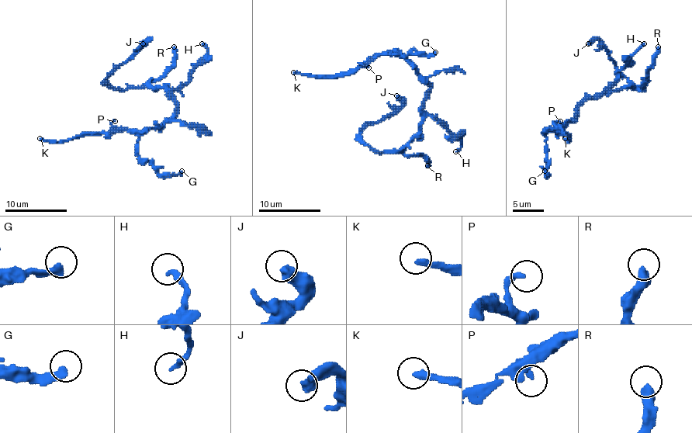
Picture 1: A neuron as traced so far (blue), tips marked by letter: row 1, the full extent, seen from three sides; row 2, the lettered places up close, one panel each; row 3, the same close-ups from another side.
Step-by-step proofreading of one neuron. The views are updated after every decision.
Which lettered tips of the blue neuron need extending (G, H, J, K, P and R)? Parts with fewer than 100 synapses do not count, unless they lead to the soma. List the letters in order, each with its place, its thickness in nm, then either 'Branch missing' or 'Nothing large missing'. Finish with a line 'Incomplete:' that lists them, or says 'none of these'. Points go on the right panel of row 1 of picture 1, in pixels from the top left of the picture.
G: Place: (544, 171). Thickness 340 nm. Nothing large missing
H: Place: (644, 43). Thickness 260 nm. Nothing large missing
J: Place: (588, 43). Thickness 480 nm. Nothing large missing
K: Place: (565, 138). Thickness 280 nm. Branch missing
P: Place: (560, 121). Thickness 240 nm. Nothing large missing
R: Place: (658, 46). Thickness 440 nm. Nothing large missing
Incomplete: K

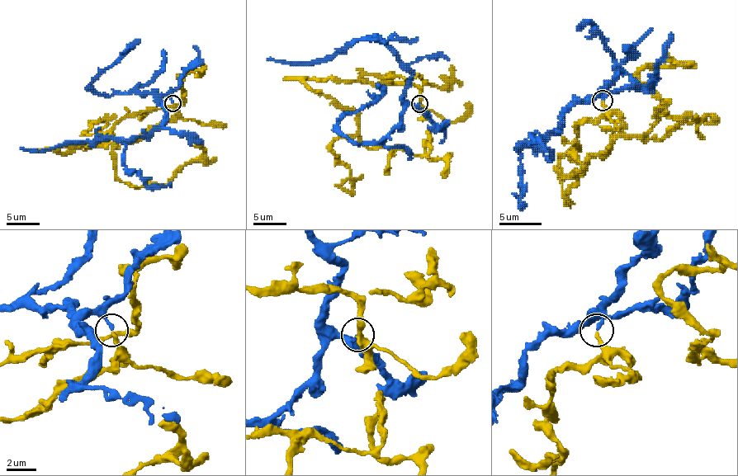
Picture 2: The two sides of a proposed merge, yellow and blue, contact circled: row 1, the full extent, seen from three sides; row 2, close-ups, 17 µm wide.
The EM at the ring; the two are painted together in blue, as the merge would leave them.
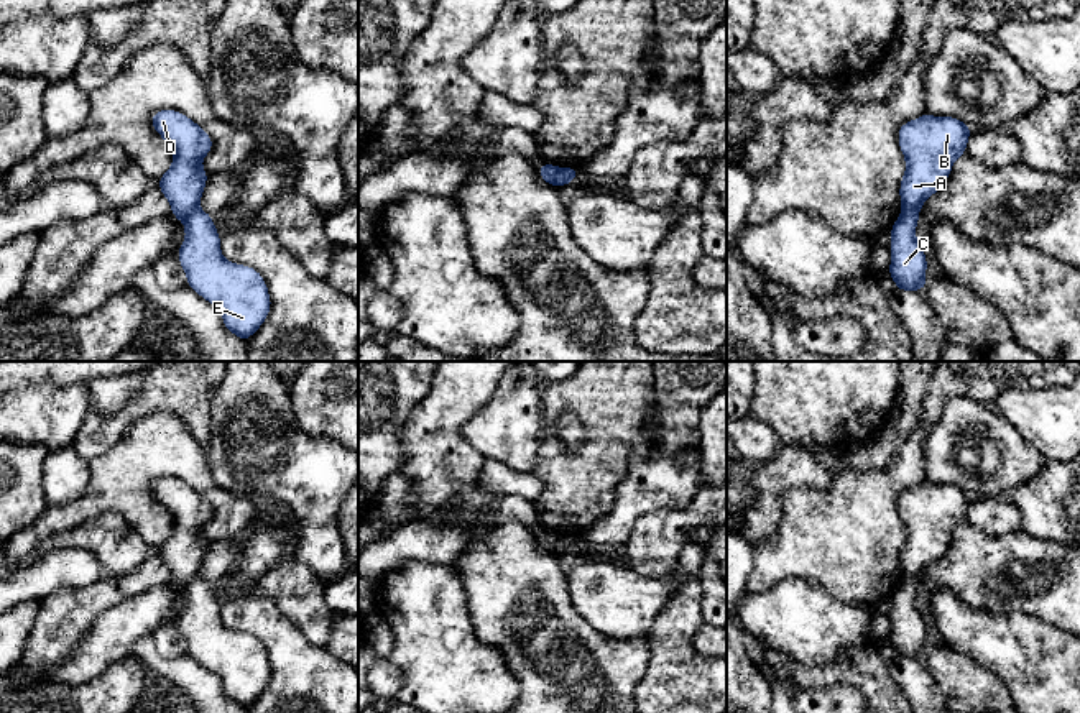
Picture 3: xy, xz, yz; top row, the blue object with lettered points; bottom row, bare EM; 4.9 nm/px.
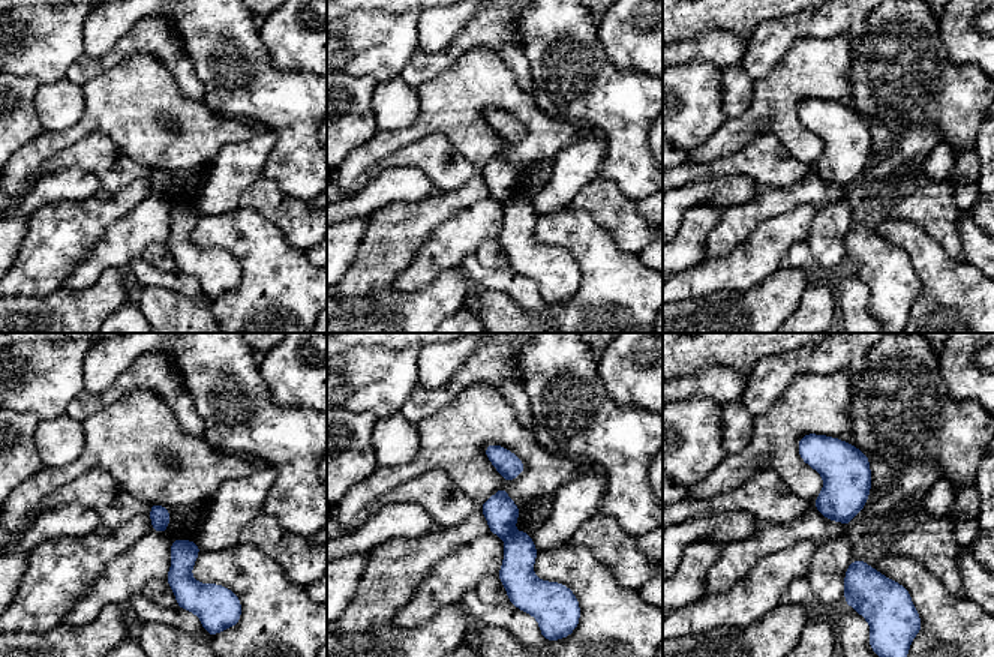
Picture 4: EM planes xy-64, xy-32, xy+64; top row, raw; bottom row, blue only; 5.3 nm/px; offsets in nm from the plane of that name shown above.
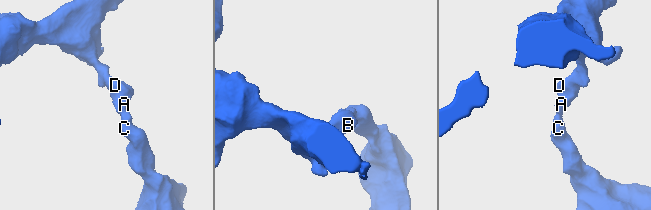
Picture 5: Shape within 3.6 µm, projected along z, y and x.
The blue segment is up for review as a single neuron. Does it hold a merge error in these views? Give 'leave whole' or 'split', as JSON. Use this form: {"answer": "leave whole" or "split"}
{"answer": "split"}

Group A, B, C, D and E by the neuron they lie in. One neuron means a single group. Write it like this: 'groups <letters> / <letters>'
groups A B D / C E

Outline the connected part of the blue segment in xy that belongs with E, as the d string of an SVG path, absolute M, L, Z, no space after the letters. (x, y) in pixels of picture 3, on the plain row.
M197 577L182 591L186 606L178 618L178 628L187 654L219 675L228 700L248 708L271 677L266 649L255 636L224 626L210 582Z

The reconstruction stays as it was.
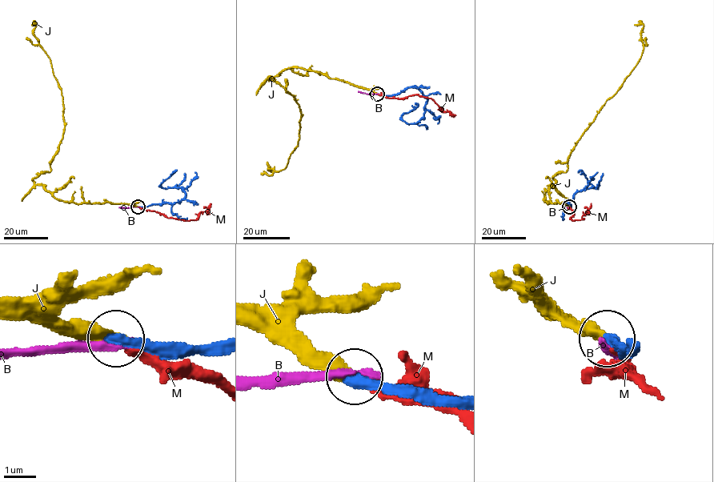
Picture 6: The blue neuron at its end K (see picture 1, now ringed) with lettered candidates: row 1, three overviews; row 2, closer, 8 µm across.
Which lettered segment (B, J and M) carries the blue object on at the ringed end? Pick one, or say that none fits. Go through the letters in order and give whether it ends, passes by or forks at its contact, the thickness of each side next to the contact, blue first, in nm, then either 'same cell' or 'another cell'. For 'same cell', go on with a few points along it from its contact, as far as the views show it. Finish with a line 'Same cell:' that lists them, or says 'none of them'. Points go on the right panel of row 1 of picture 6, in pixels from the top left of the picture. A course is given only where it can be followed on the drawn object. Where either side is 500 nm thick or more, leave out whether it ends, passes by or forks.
B: it ends | 360/320 nm | another cell
J: it ends | 340/360 nm | same cell | via (569, 206), (547, 202), (545, 192), (552, 178), (567, 170), (575, 143), (641, 56), (643, 25), (634, 25)
M: it ends | 300/460 nm | another cell
Same cell: J

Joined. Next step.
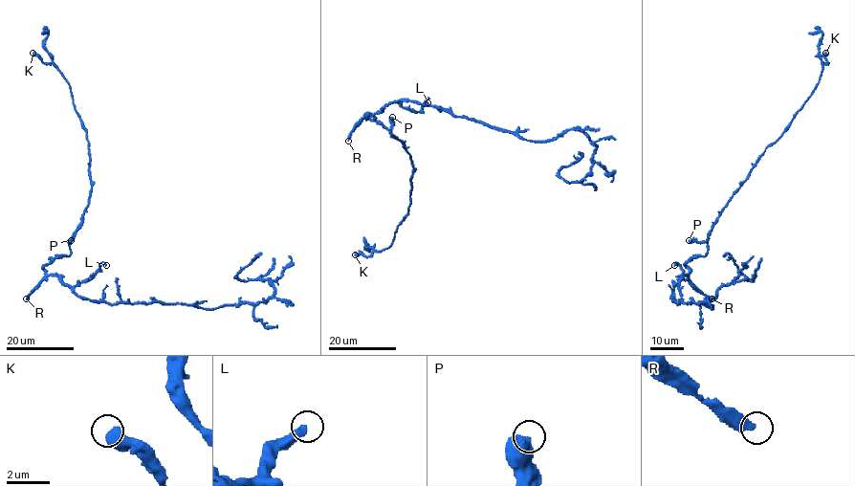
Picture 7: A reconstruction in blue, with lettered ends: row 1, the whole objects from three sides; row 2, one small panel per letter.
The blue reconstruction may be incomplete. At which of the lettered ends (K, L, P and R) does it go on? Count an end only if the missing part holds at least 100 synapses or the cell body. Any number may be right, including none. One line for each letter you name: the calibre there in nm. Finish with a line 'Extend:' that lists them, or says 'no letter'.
R: calibre 360 nm
Extend: R

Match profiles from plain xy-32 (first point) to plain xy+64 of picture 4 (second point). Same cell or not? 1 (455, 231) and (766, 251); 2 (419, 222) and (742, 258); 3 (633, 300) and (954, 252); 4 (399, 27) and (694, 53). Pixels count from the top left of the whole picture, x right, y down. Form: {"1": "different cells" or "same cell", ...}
{"1": "same cell", "2": "different cells", "3": "different cells", "4": "same cell"}

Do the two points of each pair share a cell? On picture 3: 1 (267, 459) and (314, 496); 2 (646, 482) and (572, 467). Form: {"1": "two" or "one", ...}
{"1": "one", "2": "two"}

